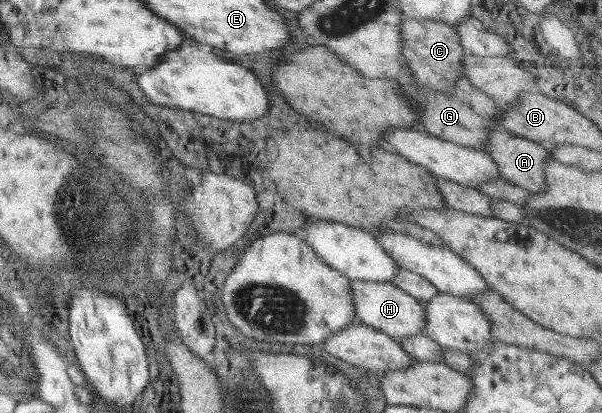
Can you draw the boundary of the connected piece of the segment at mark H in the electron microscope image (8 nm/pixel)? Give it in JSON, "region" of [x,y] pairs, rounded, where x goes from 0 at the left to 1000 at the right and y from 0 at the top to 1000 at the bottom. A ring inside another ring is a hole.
{"region":[[[585,678],[585,685],[588,688],[590,748],[596,763],[595,775],[603,785],[621,792],[663,826],[706,809],[709,743],[703,729],[659,695],[653,680]]]}

